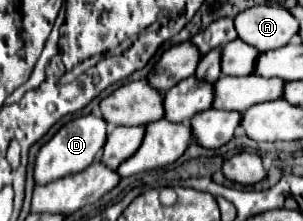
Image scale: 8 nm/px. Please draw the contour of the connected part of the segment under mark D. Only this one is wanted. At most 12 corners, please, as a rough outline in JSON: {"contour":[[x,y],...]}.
{"contour":[[69,121],[41,147],[35,183],[83,171],[107,141],[107,121]]}

